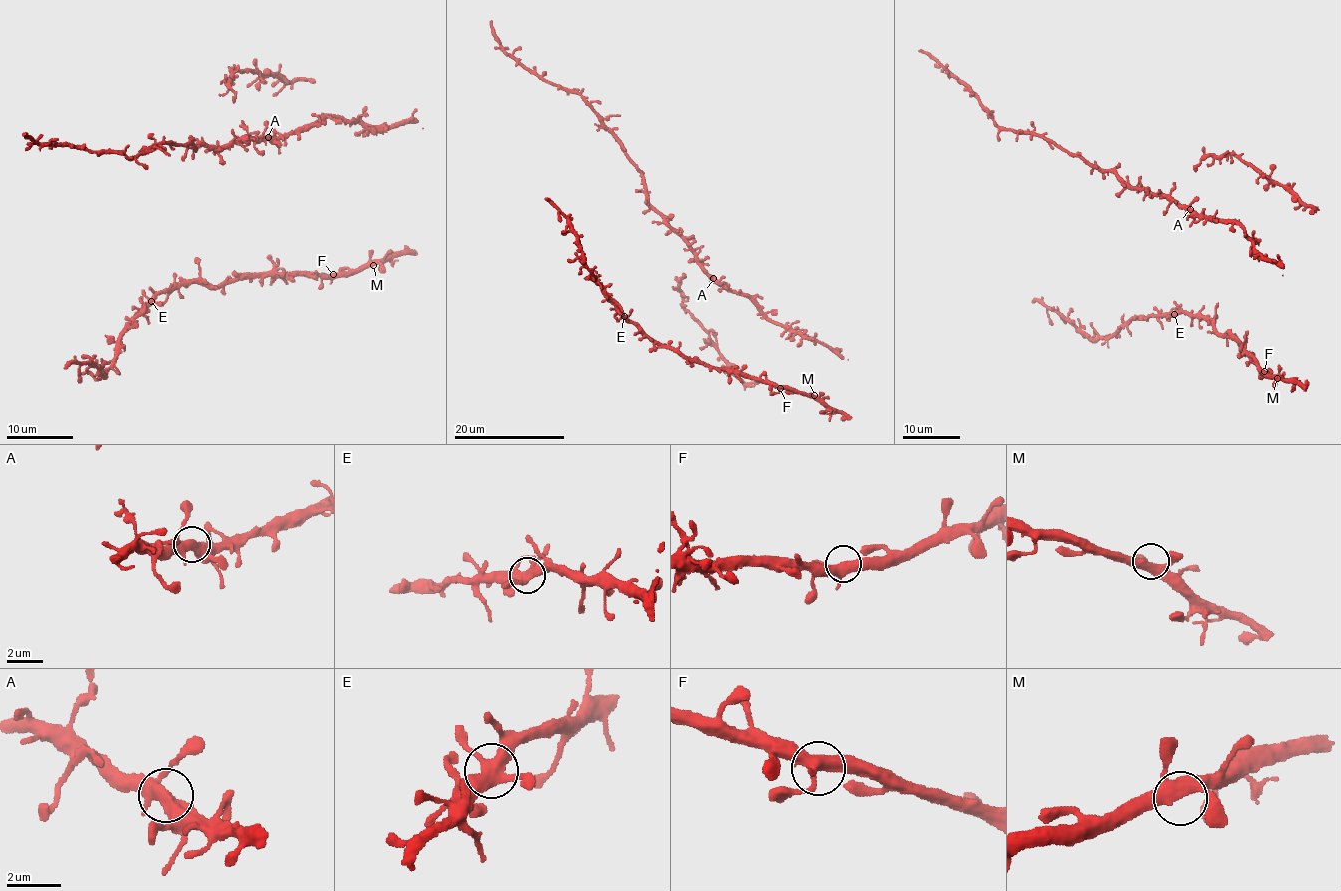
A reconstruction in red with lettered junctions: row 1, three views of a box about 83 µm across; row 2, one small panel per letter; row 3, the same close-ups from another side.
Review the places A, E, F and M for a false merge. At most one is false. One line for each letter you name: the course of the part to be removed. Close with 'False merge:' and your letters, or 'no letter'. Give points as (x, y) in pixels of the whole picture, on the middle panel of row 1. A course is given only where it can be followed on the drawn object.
False merge: no letter

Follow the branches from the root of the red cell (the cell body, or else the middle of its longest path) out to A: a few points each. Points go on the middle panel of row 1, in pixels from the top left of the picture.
A: (797, 346), (799, 335), (771, 322), (745, 295), (724, 289), (713, 278)

